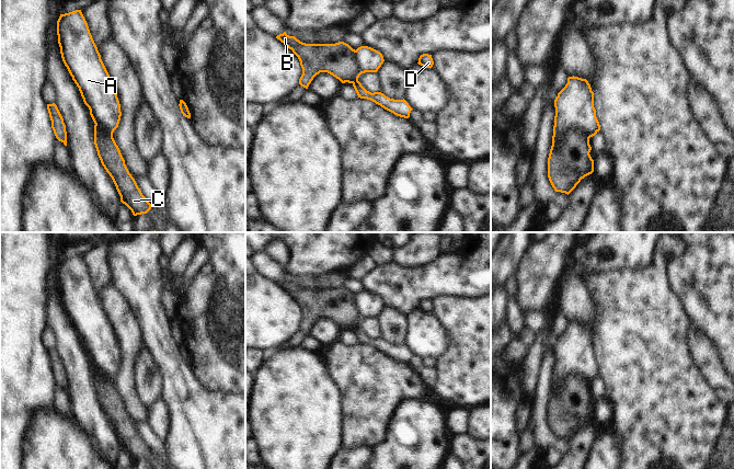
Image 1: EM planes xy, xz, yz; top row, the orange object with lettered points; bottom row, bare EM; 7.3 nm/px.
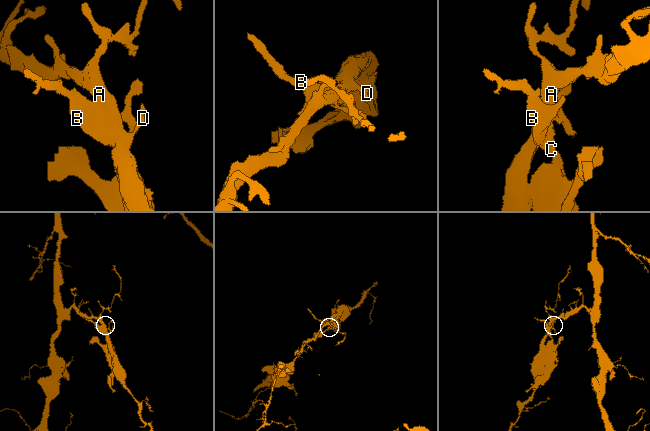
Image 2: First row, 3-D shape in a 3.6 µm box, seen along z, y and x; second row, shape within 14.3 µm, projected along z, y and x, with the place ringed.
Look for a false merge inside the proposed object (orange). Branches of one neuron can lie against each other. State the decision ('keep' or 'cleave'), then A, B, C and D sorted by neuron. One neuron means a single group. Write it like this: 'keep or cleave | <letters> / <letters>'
cleave | A D / B C

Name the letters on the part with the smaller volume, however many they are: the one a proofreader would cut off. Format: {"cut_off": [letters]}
{"cut_off": ["B", "C"]}

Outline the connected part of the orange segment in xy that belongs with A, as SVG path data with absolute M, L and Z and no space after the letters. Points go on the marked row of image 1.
M81 10L60 14L57 21L57 35L62 61L79 88L94 124L113 134L121 121L121 104Z

